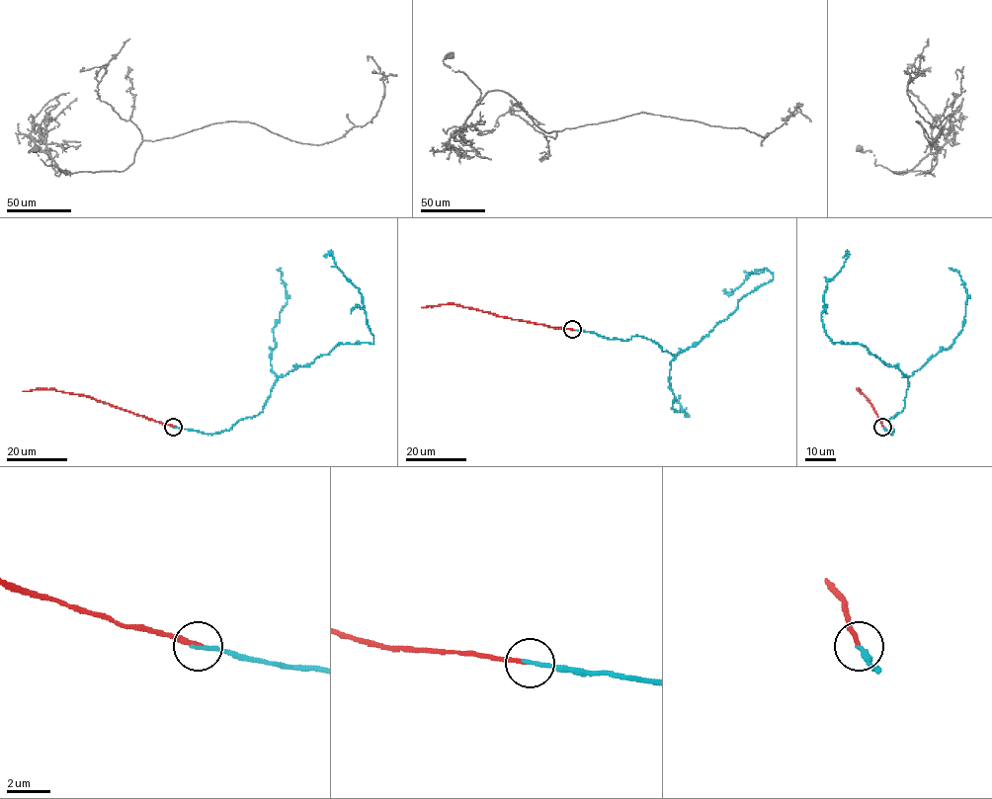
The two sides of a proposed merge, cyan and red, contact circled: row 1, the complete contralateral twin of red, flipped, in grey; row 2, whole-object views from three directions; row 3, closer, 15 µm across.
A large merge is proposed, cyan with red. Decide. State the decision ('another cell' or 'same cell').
same cell

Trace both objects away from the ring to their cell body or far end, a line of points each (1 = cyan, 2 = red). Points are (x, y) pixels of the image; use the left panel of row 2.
1: (173, 427), (228, 430), (260, 413), (283, 375), (339, 343), (373, 342), (362, 294), (326, 257)
2: (173, 427), (89, 397), (54, 389), (22, 391)

